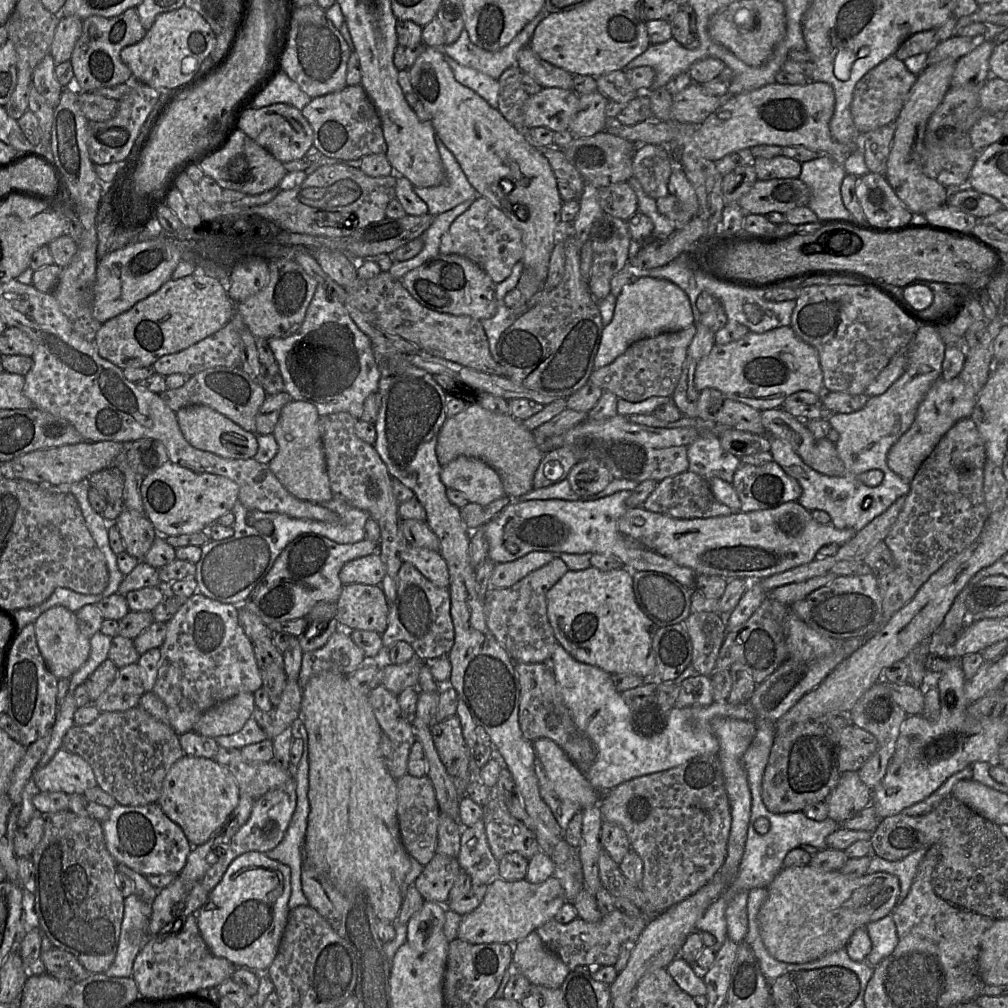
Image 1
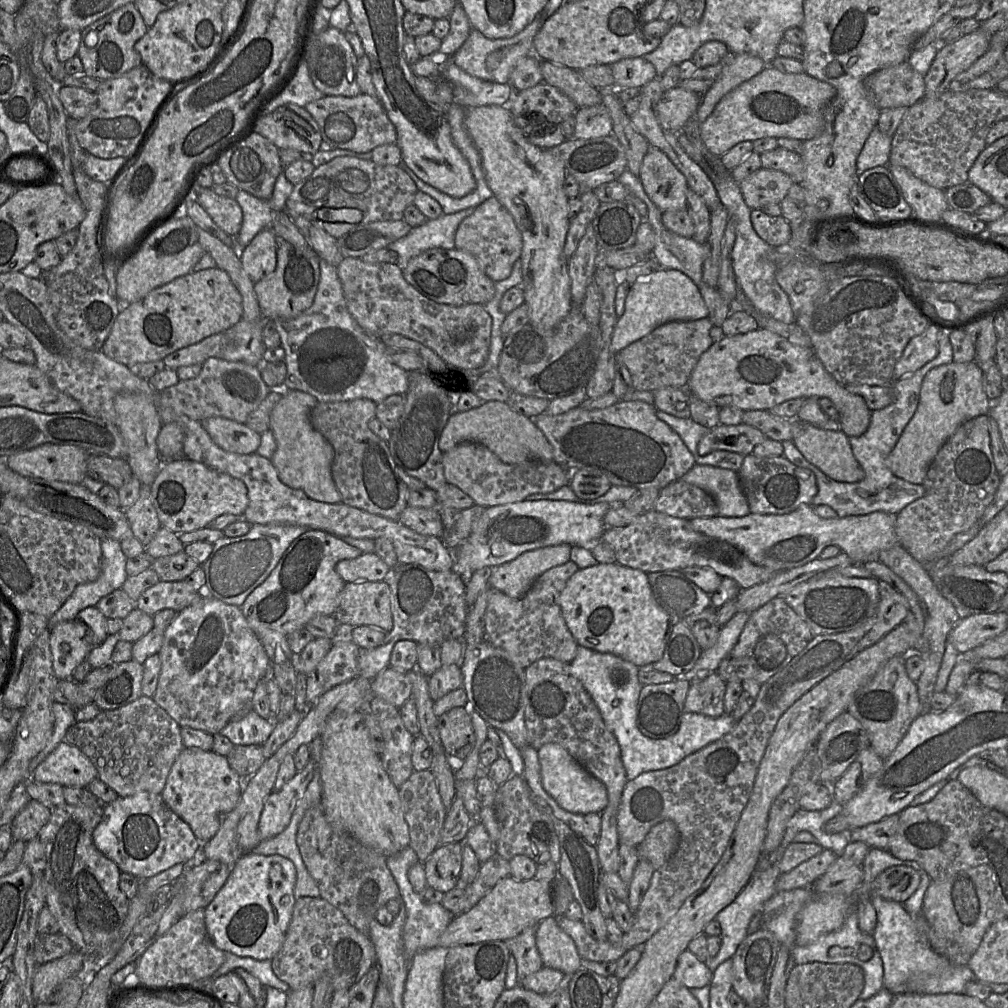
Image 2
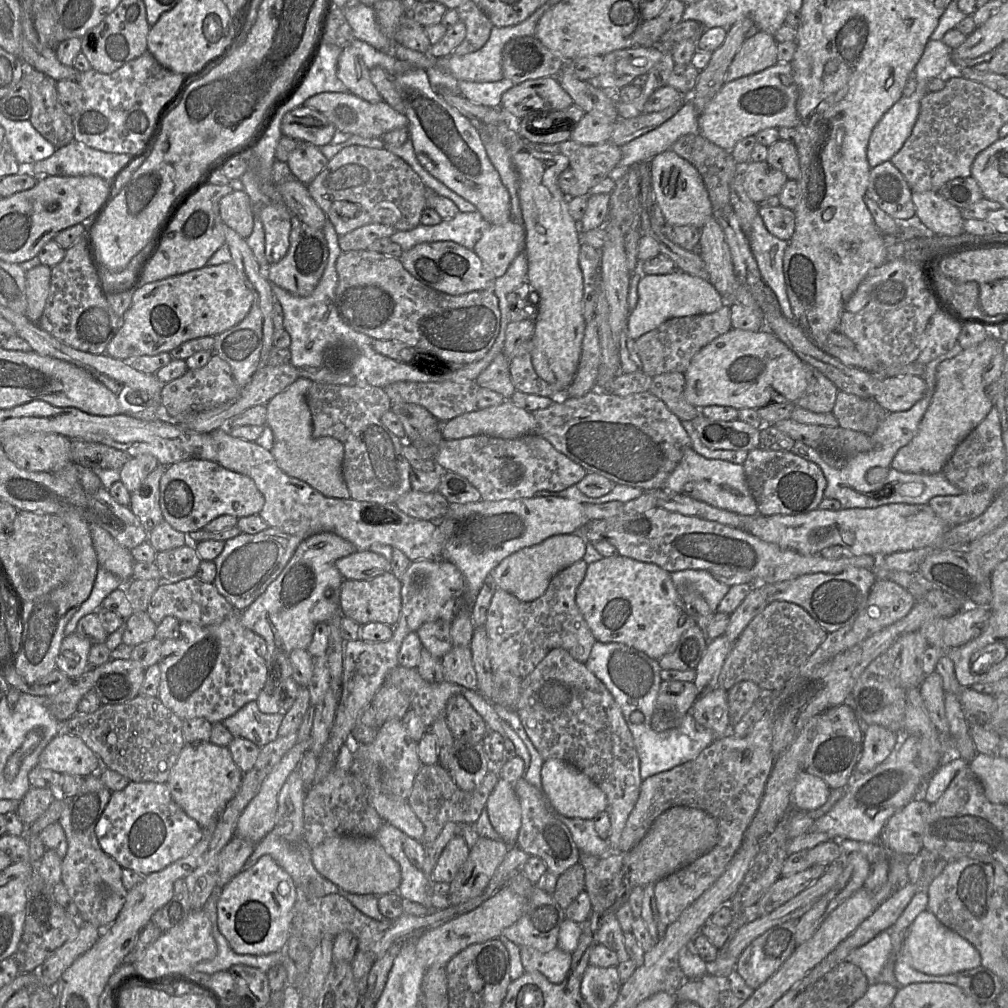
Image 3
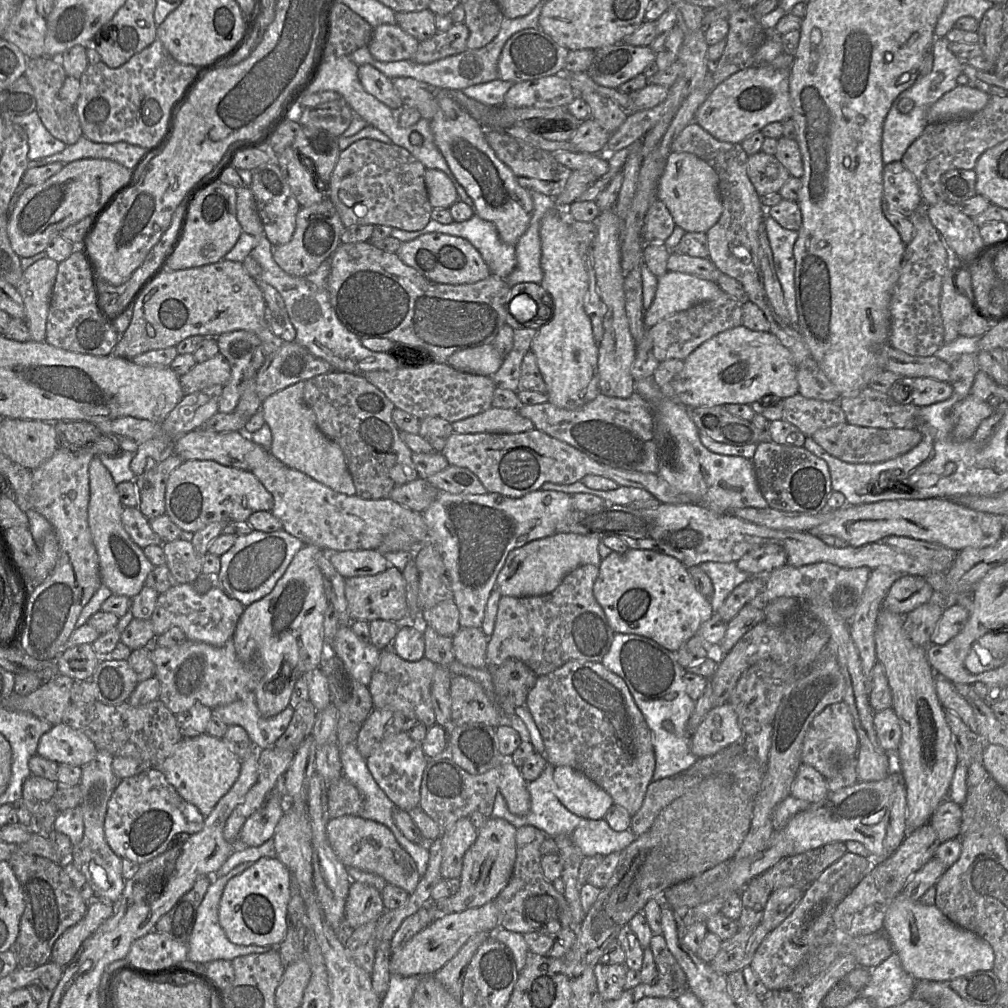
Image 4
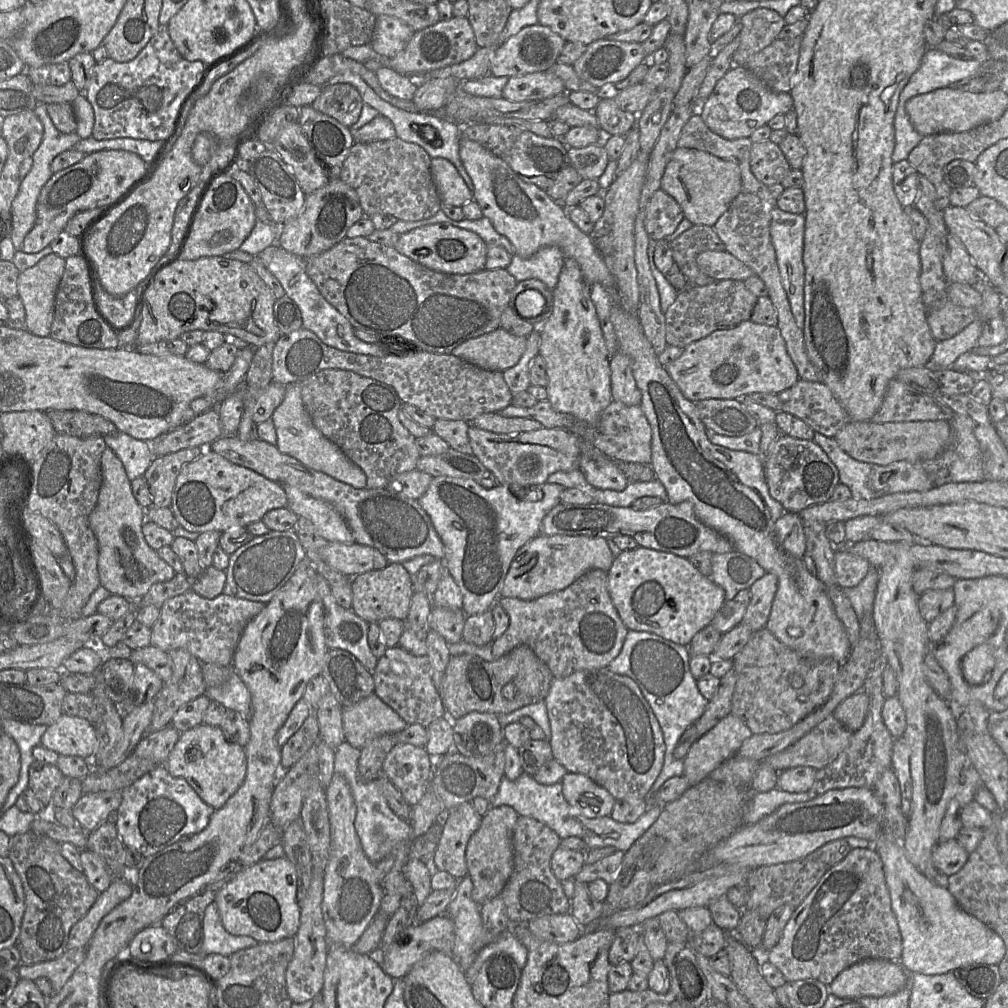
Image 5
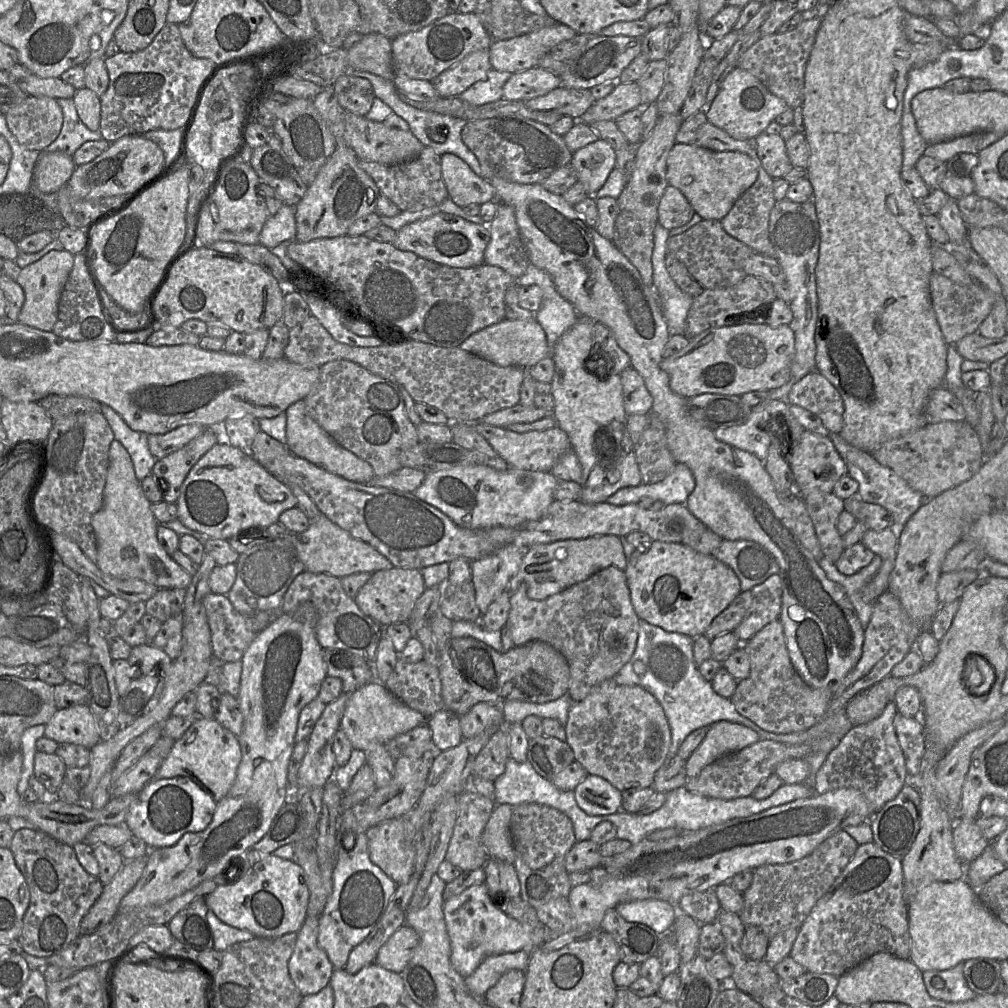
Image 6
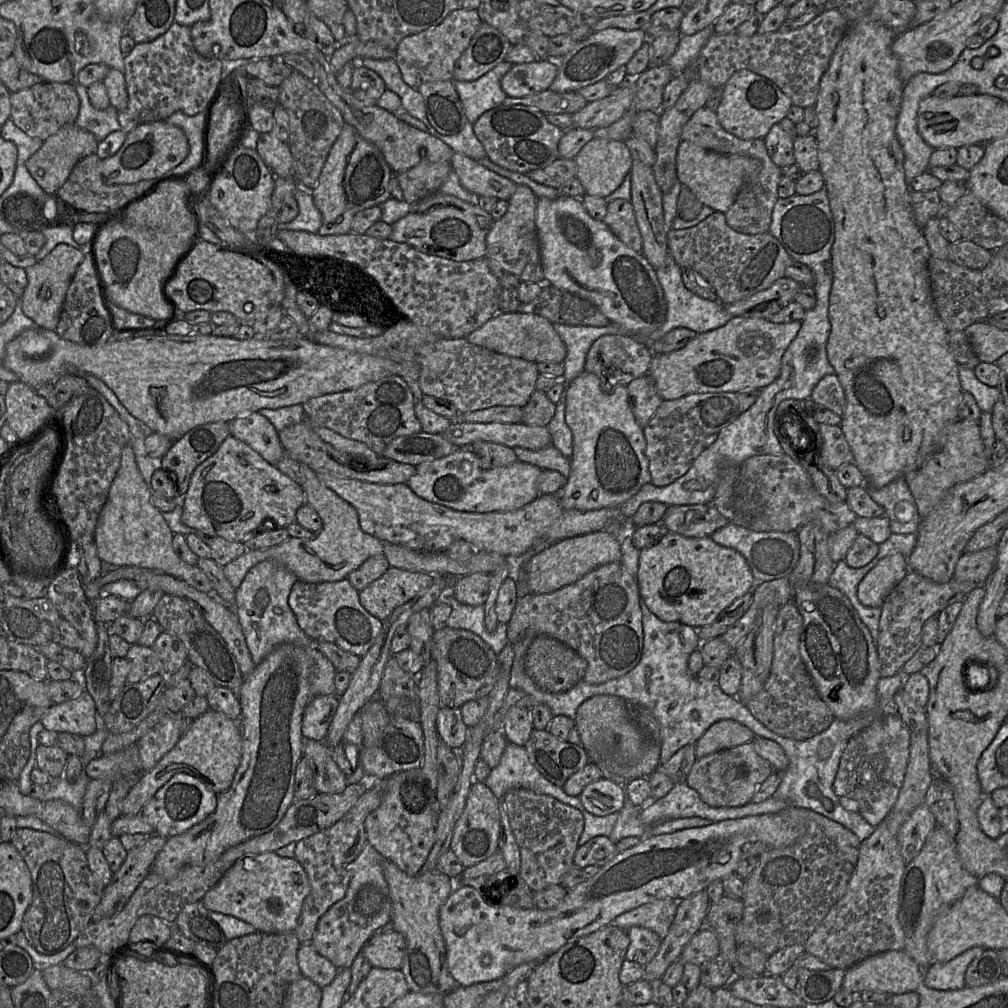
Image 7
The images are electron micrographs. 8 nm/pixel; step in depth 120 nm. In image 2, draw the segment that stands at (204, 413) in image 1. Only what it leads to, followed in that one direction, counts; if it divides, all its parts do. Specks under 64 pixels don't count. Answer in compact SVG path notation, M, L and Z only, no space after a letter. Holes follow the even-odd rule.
M216 416L200 422L214 443L227 452L251 454L261 443L261 434L237 421Z

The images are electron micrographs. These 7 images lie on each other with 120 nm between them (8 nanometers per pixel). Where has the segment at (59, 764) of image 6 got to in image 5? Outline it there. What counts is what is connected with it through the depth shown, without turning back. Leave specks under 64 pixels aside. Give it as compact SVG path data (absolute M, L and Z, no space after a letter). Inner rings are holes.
M34 760L29 768L28 788L34 792L44 807L51 801L53 793L63 777L64 775L57 765Z

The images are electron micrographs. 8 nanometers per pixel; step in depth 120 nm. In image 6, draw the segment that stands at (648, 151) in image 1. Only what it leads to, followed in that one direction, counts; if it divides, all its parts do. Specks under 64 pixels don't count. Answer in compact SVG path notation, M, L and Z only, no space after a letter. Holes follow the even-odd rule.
M676 143L667 158L668 185L680 190L694 212L703 220L724 218L736 200L756 181L756 163L736 151L712 151L700 146Z

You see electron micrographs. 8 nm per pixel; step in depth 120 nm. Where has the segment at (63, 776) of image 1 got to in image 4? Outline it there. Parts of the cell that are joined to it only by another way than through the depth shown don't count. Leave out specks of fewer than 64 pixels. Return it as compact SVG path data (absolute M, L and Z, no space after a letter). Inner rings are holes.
M63 722L44 733L37 747L37 754L46 759L80 767L90 762L97 752L88 736Z

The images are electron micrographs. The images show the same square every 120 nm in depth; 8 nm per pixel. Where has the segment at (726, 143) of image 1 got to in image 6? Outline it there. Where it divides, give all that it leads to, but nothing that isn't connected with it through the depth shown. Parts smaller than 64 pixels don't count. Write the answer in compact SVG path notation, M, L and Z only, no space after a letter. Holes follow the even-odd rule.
M736 66L724 79L716 97L705 112L708 121L736 140L756 138L786 108L787 103L772 94L749 71Z

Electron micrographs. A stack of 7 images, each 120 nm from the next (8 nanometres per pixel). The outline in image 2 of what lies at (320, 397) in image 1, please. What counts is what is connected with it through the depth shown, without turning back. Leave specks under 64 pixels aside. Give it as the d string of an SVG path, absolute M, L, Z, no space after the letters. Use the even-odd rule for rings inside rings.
M320 259L320 280L312 305L295 318L275 318L280 346L284 349L285 390L299 390L314 396L318 402L339 402L366 398L379 404L390 395L404 395L409 387L408 372L388 358L386 346L371 332L362 328L350 314L343 294L337 267Z

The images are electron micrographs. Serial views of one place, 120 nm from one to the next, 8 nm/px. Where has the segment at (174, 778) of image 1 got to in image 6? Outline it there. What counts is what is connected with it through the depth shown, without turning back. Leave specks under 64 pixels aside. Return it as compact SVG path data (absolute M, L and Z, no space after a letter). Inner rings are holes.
M197 717L175 741L169 754L158 767L154 778L188 776L218 802L234 784L240 761L241 749L238 737L224 728L215 718Z

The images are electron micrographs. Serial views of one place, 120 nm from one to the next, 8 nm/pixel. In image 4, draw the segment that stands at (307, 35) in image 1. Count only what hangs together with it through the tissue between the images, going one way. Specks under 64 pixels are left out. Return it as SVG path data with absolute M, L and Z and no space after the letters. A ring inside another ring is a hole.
M360 65L358 77L363 88L389 108L396 110L403 105L391 79L372 65Z

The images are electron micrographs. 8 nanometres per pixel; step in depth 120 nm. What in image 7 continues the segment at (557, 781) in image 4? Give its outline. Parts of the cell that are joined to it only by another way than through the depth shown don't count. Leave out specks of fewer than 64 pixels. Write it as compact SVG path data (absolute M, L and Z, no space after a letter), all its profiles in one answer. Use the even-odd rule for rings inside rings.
M603 777L585 786L578 797L588 812L595 816L605 816L622 809L625 788L618 781Z

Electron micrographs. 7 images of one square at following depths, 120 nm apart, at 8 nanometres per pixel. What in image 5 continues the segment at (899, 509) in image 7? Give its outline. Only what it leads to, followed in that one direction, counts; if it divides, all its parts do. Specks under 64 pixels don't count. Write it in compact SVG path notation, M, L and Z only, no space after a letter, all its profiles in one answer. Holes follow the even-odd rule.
M954 414L950 420L952 443L933 461L896 461L887 465L877 465L858 461L843 451L833 437L815 433L813 441L827 454L839 471L839 482L851 490L851 498L872 499L898 492L926 491L939 483L978 482L985 479L984 464L979 442L971 421Z

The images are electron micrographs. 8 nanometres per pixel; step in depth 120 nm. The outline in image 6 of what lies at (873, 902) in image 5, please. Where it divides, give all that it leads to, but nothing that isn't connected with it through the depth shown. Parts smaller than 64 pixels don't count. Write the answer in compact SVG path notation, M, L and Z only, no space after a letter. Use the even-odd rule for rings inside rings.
M874 842L859 845L853 859L798 929L789 957L801 964L807 972L827 973L837 977L878 953L889 953L900 959L909 959L911 938L903 888L901 859L884 852Z

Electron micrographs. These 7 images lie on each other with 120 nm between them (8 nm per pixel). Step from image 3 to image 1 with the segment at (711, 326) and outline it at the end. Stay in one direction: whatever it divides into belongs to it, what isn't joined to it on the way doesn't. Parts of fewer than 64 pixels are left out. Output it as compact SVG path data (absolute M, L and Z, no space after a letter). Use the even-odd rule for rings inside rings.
M692 324L677 332L665 332L632 344L612 363L594 370L587 383L600 387L629 402L638 403L650 397L672 396L681 377L687 350L697 332Z

